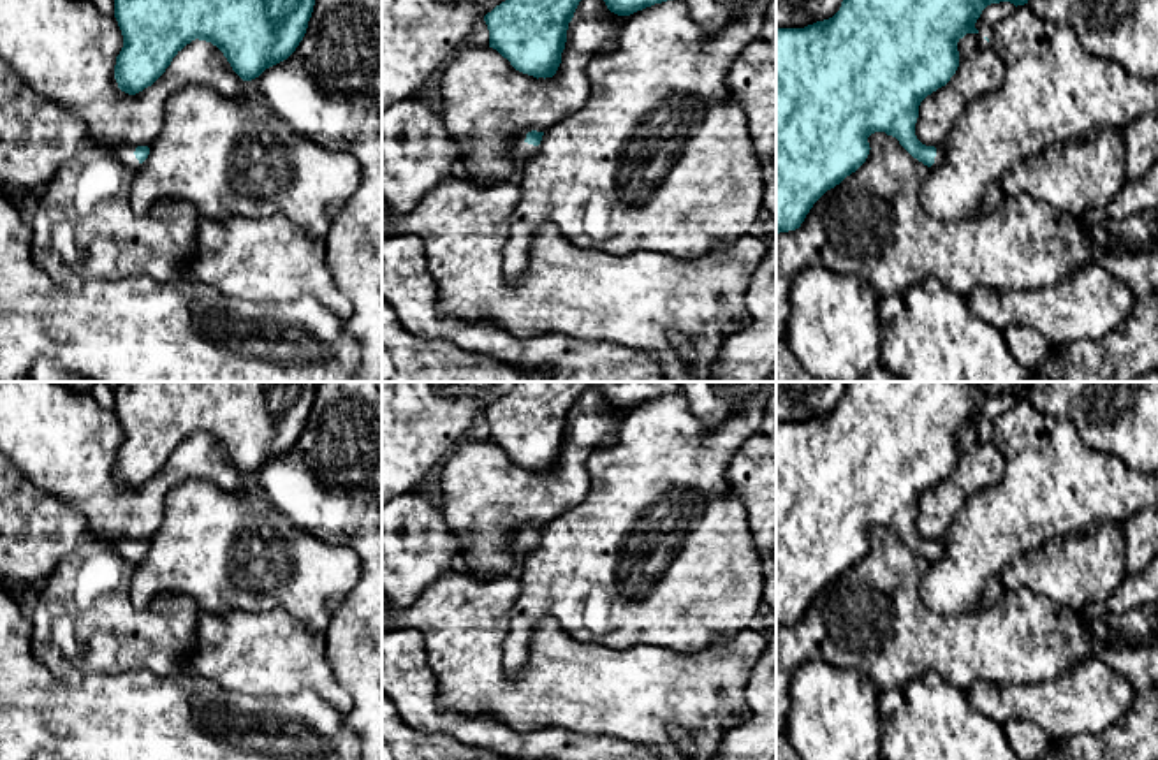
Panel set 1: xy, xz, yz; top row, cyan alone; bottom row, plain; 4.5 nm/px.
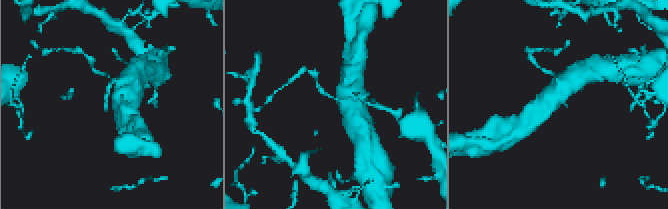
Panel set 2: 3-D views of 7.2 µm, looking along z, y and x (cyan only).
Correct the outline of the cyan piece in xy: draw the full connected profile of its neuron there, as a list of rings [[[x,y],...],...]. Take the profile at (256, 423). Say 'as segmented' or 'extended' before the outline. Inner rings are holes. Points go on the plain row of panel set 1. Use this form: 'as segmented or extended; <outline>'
as segmented; [[[120,382],[114,412],[123,429],[116,450],[118,482],[136,489],[151,480],[192,435],[216,440],[232,464],[252,475],[287,454],[303,435],[319,382]]]

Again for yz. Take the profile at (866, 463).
extended; [[[848,382],[839,405],[804,422],[776,424],[776,630],[795,625],[813,598],[869,549],[868,531],[885,526],[931,561],[945,551],[943,537],[926,540],[915,530],[920,496],[945,480],[959,461],[957,436],[975,422],[991,398],[1028,398],[1038,382]]]

